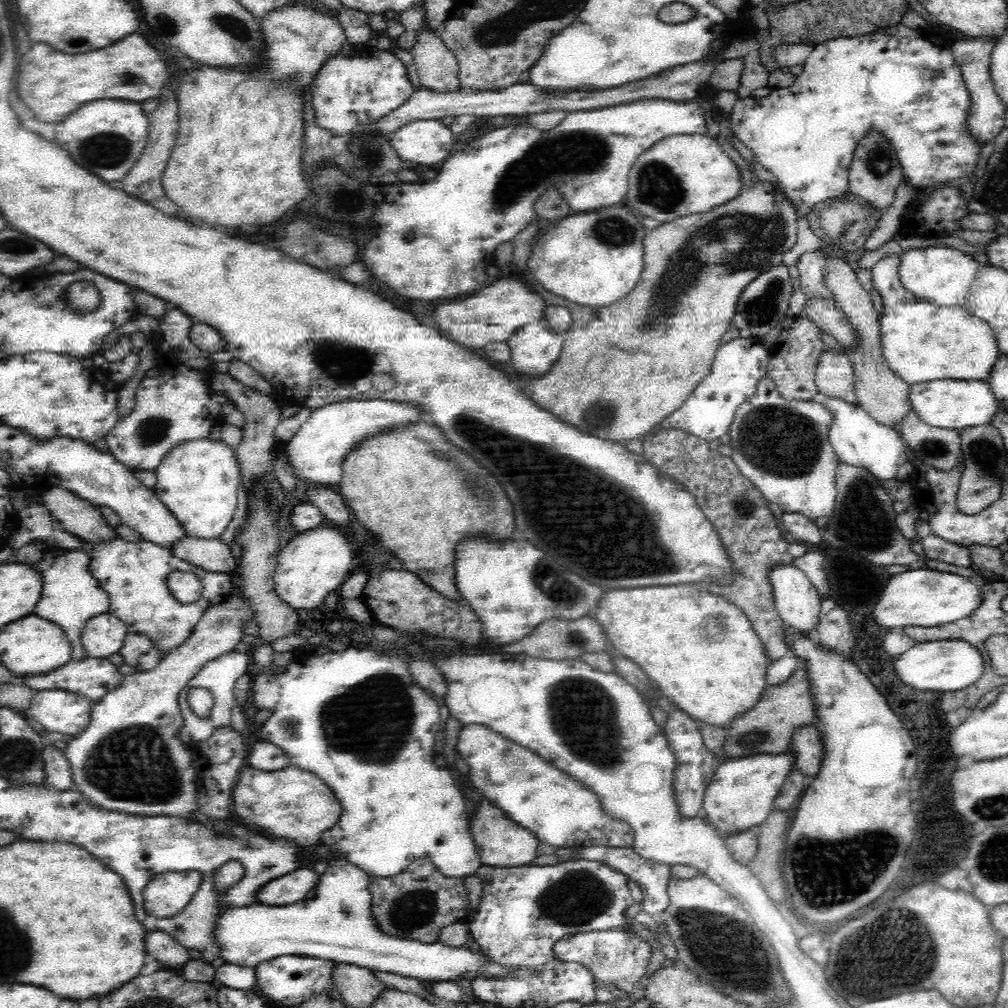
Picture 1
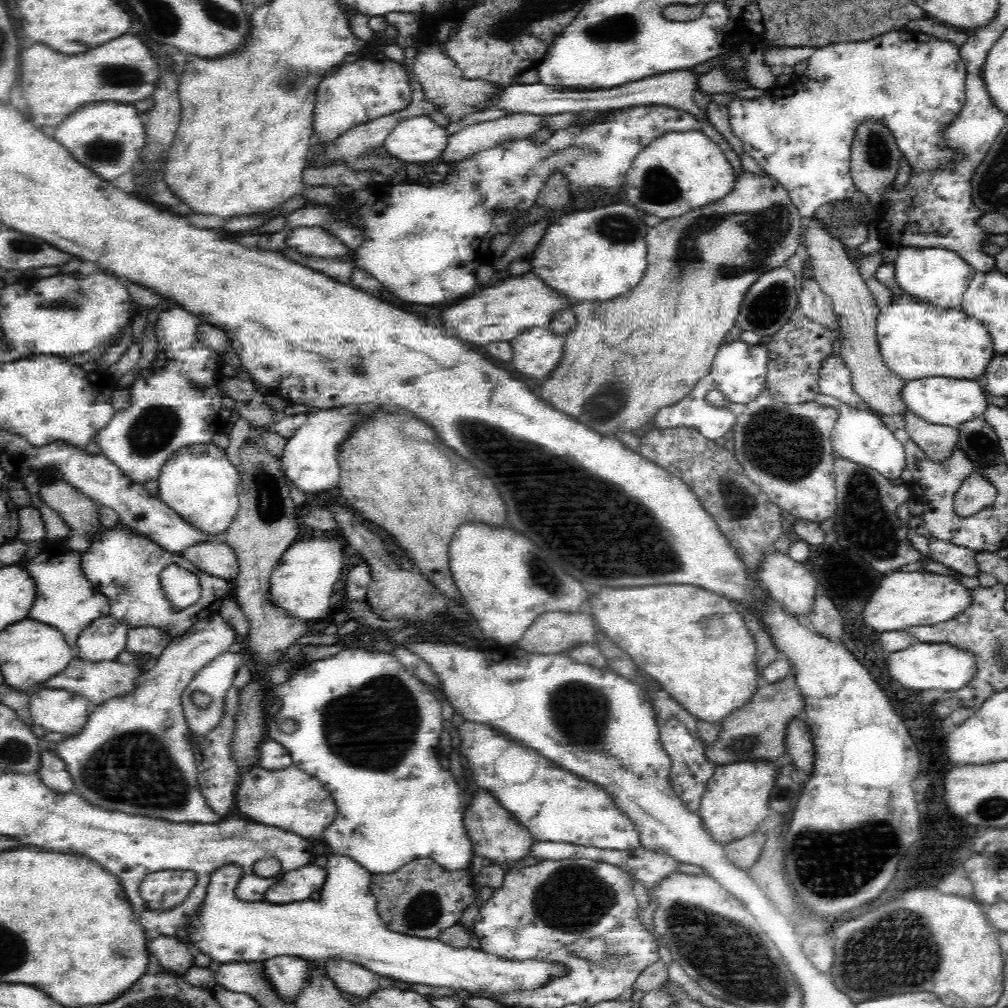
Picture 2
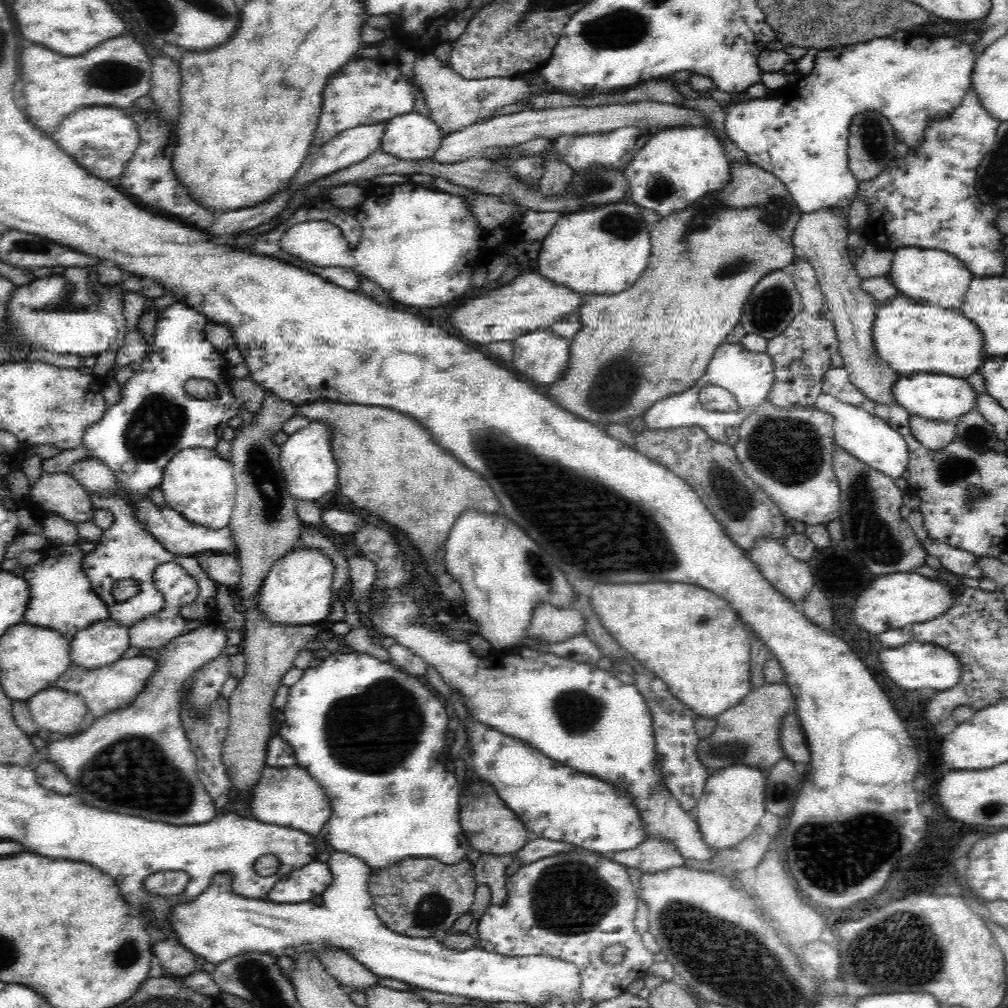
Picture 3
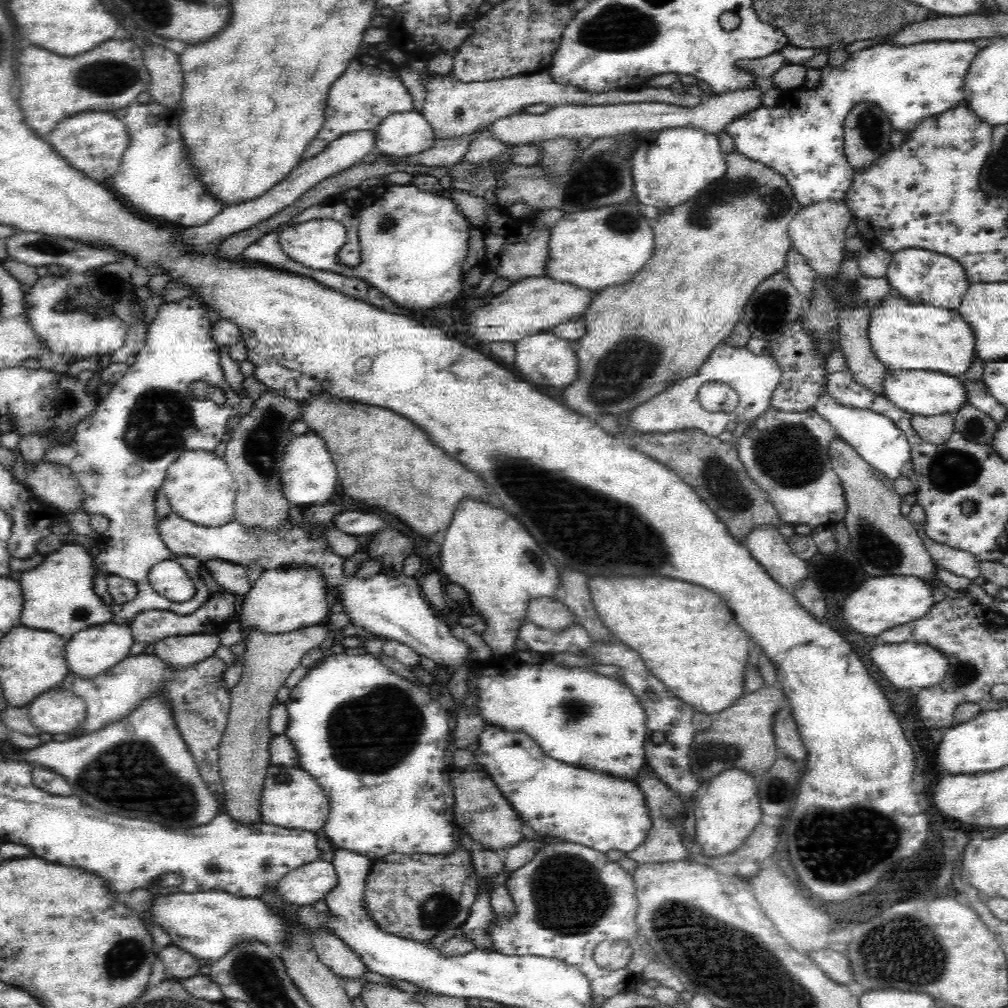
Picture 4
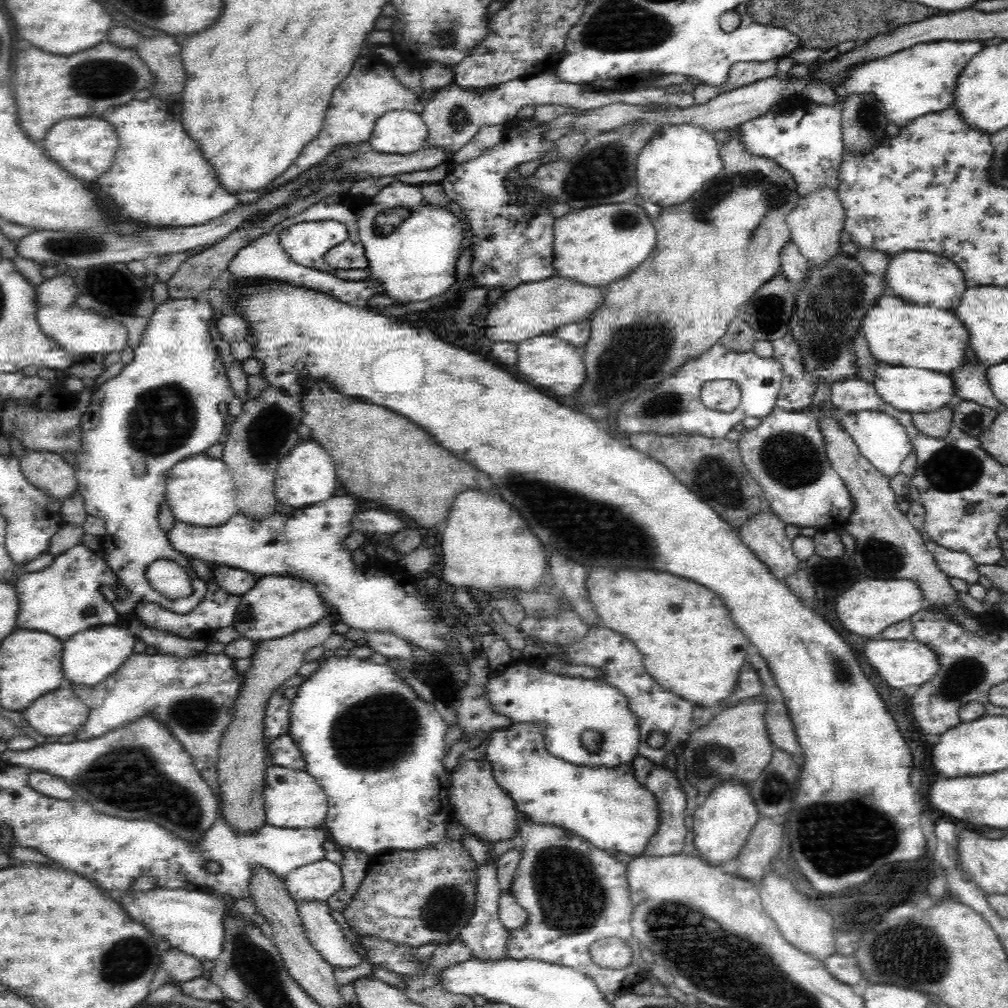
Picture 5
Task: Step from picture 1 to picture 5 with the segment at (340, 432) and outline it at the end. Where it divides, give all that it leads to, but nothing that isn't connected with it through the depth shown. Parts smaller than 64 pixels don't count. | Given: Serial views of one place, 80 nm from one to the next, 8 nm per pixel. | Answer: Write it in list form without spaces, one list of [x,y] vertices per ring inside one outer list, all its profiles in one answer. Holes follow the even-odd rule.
[[[313,439],[296,444],[276,465],[274,498],[278,504],[302,509],[332,498],[340,488],[330,455]]]

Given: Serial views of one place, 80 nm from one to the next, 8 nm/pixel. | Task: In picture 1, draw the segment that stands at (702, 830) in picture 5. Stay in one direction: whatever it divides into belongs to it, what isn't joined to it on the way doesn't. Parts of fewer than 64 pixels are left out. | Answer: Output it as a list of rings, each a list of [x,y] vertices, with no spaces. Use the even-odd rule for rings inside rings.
[[[789,751],[720,762],[704,793],[701,814],[707,816],[708,824],[723,839],[756,828],[772,812],[771,804],[779,793],[778,789],[784,777],[794,768]]]

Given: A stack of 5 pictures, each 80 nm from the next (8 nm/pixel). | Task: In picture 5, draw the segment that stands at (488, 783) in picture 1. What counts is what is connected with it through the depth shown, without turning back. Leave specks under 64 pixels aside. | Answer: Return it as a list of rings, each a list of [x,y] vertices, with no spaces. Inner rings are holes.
[[[544,721],[514,723],[508,730],[494,729],[488,736],[485,758],[492,763],[496,782],[514,799],[520,814],[534,821],[550,823],[576,832],[600,850],[615,849],[626,855],[645,855],[648,842],[658,832],[663,818],[656,795],[636,779],[632,764],[618,766],[582,766],[566,762],[548,751],[548,725]]]

